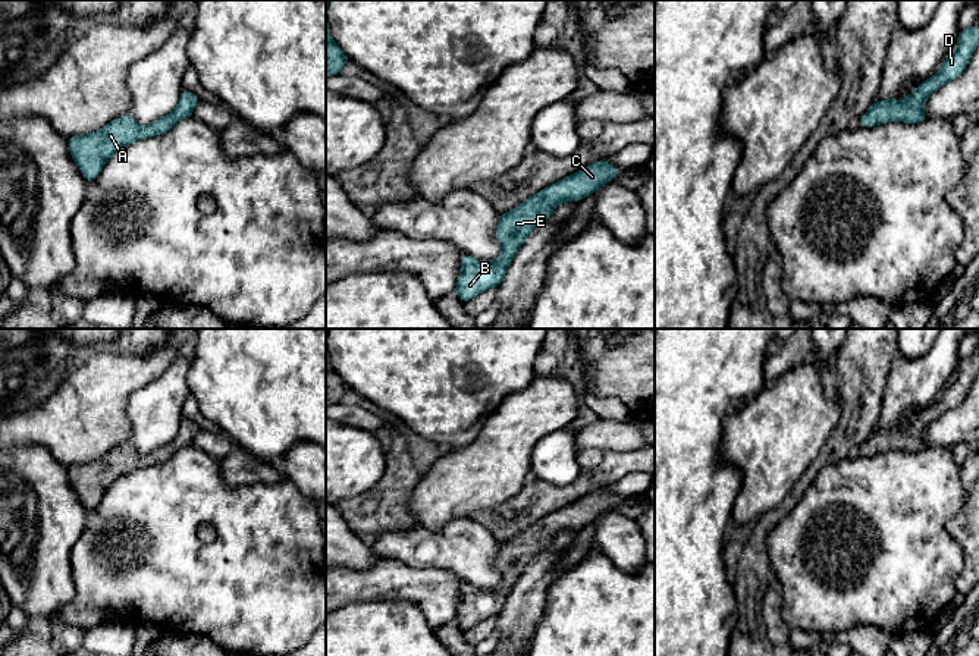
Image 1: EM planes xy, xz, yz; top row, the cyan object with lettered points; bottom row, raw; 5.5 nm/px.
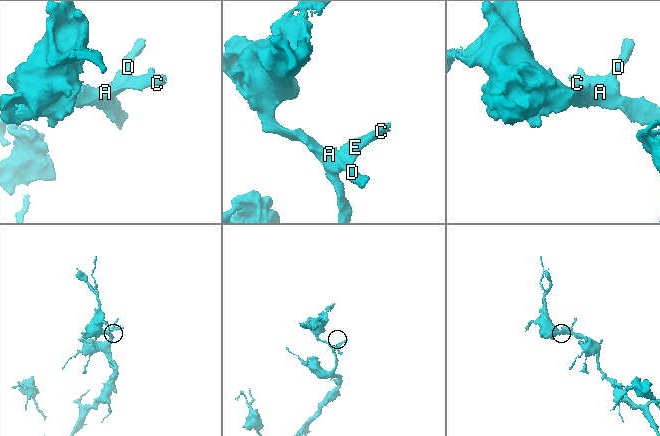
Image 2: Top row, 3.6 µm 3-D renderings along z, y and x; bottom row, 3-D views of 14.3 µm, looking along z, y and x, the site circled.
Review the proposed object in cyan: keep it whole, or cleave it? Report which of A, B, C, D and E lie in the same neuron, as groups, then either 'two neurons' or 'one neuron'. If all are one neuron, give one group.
A B C D E | one neuron

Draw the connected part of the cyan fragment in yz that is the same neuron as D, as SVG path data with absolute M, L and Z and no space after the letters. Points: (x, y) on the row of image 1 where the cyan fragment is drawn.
M975 22L967 29L958 29L956 53L942 60L941 70L925 79L917 90L907 95L906 101L887 98L873 101L857 125L872 128L887 122L919 123L929 116L923 110L925 100L948 81L958 78L979 44L979 25Z

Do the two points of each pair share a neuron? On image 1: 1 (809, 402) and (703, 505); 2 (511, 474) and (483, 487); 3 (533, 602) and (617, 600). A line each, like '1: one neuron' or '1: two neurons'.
1: two neurons
2: one neuron
3: two neurons

